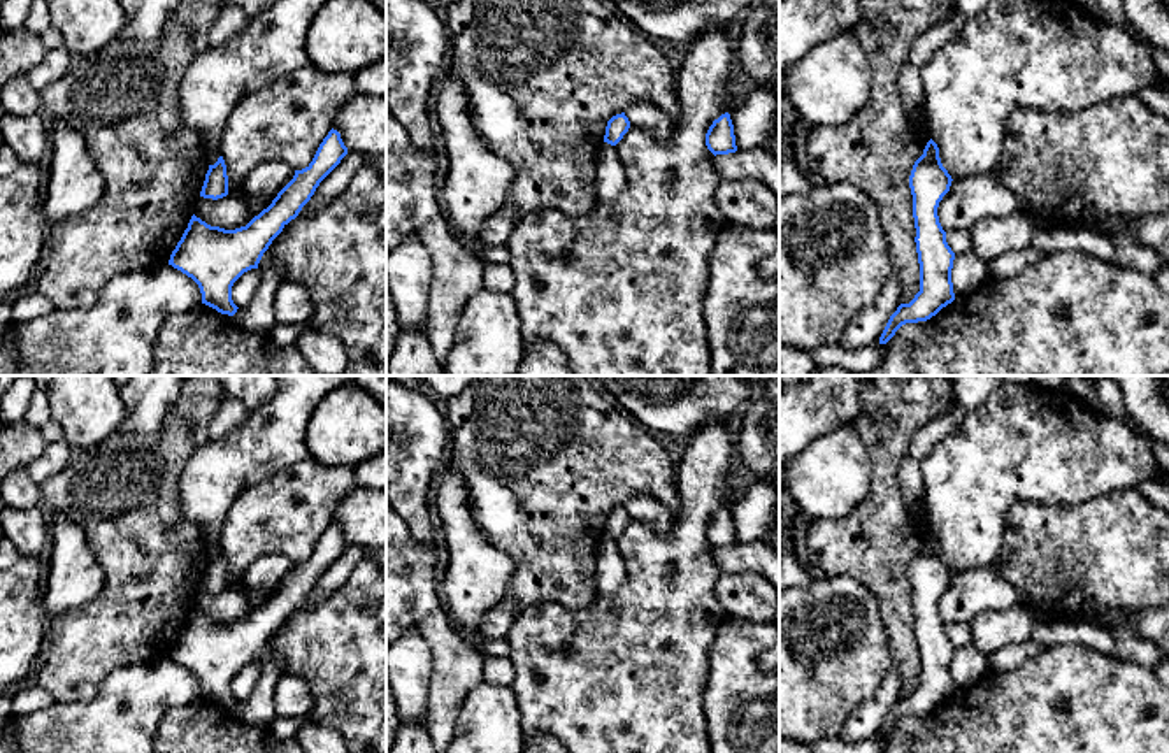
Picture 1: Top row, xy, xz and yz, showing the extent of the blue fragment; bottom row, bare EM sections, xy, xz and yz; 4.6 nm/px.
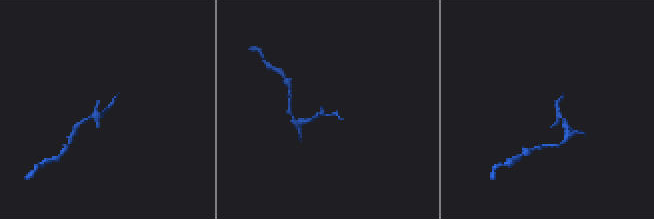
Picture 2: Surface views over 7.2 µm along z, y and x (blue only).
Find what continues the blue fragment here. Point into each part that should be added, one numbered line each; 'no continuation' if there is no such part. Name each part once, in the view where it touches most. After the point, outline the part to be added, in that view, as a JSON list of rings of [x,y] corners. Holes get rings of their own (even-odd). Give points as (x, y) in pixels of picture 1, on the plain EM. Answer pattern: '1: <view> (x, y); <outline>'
no continuation

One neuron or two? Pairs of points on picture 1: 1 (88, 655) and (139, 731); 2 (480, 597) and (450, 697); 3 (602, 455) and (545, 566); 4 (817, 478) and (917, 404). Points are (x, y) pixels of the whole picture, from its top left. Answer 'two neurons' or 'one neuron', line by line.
1: two neurons
2: two neurons
3: one neuron
4: two neurons

